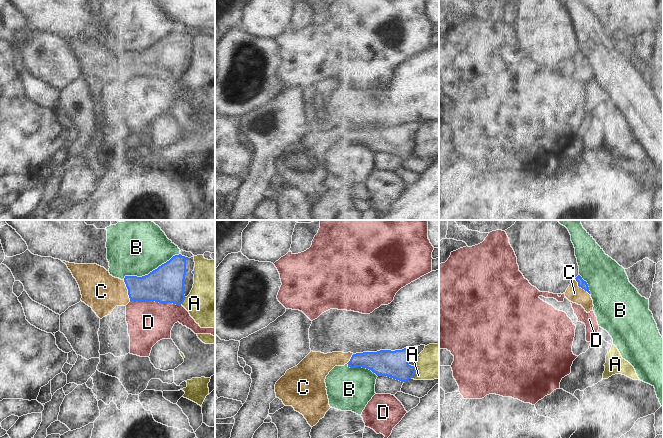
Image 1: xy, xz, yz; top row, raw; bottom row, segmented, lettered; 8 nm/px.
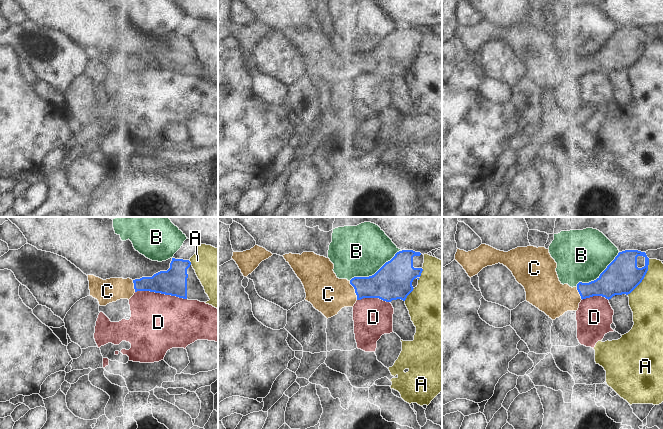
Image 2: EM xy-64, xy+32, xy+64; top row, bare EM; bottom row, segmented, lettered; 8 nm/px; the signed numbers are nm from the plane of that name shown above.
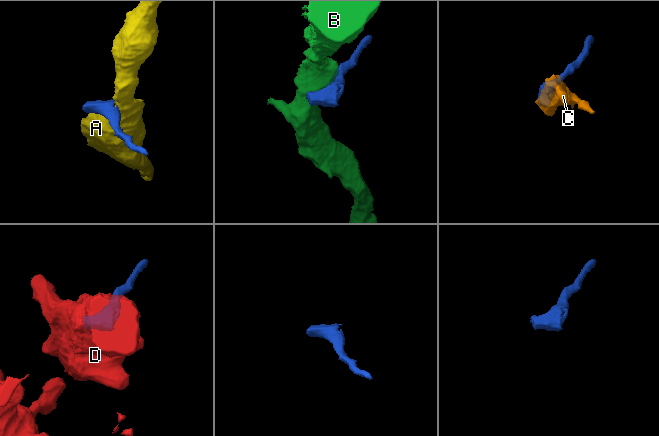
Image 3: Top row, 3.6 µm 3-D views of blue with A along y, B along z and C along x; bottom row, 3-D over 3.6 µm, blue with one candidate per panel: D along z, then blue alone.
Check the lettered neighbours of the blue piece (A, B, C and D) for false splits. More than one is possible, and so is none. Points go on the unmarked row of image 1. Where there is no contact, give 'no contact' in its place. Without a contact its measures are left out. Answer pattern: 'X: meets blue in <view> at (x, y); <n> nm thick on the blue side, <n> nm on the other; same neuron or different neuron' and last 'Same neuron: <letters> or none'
A: meets blue in xz at (415, 147); 220 nm thick on the blue side, 280 nm on the other; different neuron
B: meets blue in xy at (152, 47); 300 nm thick on the blue side, 420 nm on the other; different neuron
C: meets blue in xy at (128, 66); 240 nm thick on the blue side, 300 nm on the other; same neuron
D: meets blue in xy at (155, 77); 300 nm thick on the blue side, 340 nm on the other; different neuron
Same neuron: C

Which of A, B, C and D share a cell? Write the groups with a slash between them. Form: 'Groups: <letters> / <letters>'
Groups: A / B / C / D

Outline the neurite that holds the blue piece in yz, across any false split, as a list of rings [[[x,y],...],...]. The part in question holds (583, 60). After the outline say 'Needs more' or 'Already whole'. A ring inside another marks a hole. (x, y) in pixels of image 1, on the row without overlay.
[[[580,51],[571,58],[564,70],[569,77],[581,81],[587,89],[593,86],[594,81],[588,60]]]. Needs more

